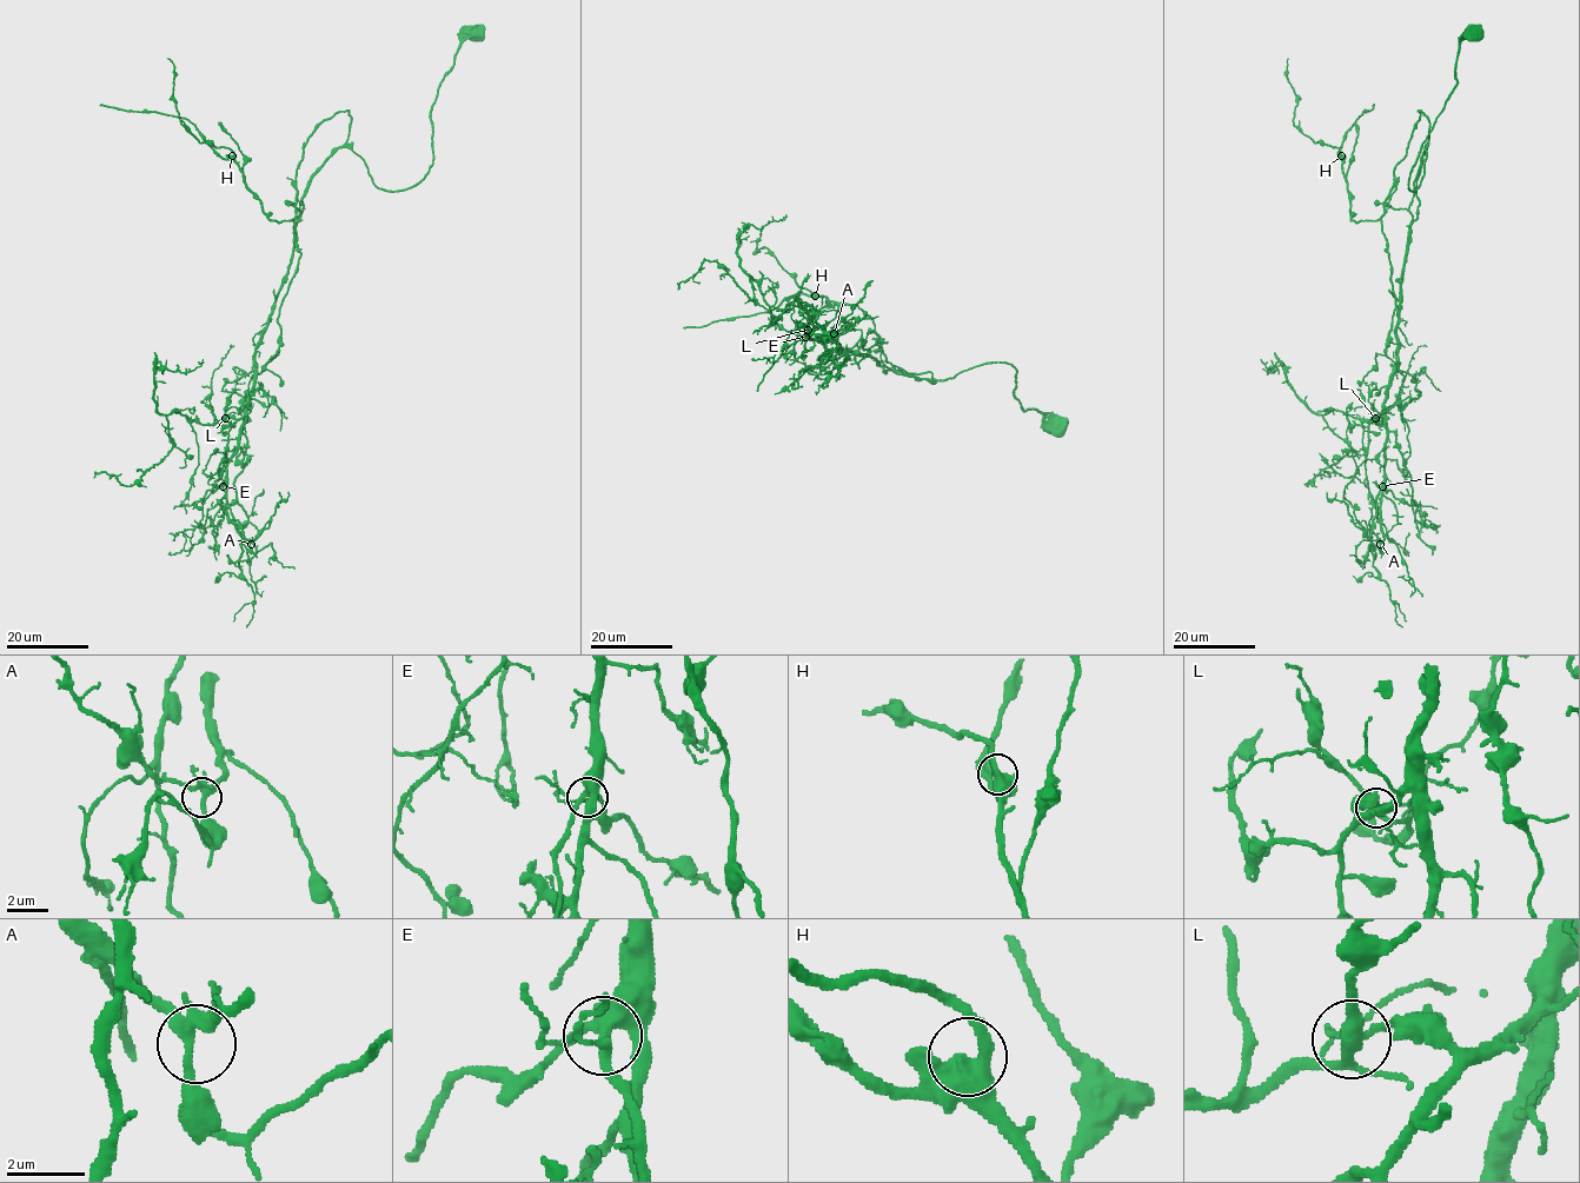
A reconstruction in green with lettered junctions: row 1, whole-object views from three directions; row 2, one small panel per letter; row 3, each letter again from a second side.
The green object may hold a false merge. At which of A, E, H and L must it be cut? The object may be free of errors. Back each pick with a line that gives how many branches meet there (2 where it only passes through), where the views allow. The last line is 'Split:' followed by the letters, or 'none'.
L: branches 5
Split: L

